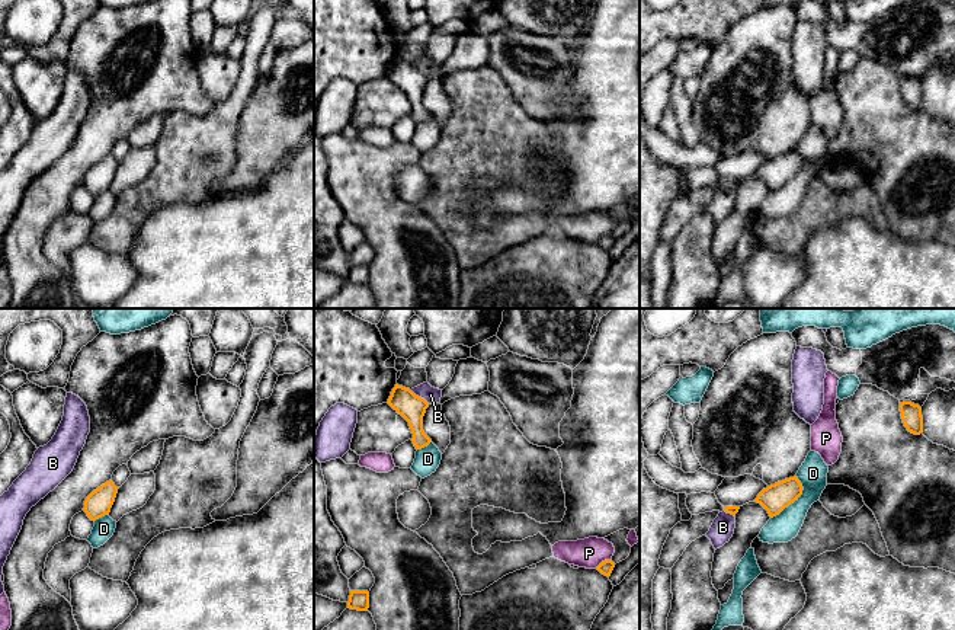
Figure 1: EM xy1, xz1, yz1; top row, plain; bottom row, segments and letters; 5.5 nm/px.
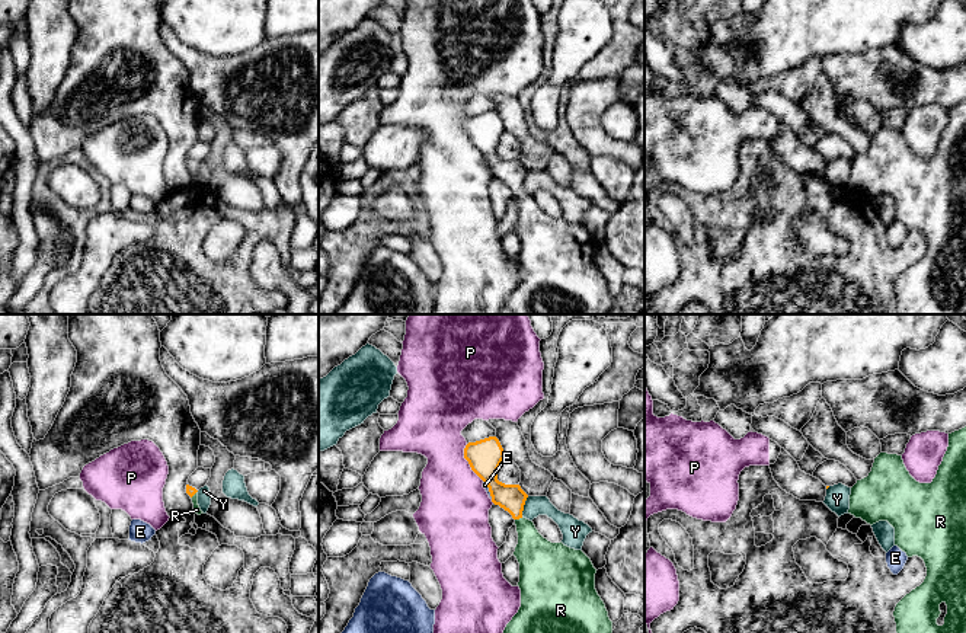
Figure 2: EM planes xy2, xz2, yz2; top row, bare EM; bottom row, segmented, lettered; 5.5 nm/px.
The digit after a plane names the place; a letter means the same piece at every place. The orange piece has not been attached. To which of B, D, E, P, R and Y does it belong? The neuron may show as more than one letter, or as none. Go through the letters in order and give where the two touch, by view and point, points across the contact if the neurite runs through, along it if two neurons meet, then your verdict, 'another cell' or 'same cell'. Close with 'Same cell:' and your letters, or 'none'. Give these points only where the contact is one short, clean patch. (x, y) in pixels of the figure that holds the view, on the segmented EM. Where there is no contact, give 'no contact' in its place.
B: contact xz1 (420, 397); another cell
D: contact yz1 (794, 501); border yz1 (797, 476), (803, 492), (771, 518); another cell
E: contact xz2 (489, 489); border xz2 (483, 480), (492, 498); another cell
P: contact xz2 (469, 463); another cell
R: contact xz2 (518, 518); way xz2 (511, 498), (518, 518), (539, 558); same cell
Y: contact xz2 (523, 507); another cell
Same cell: R

